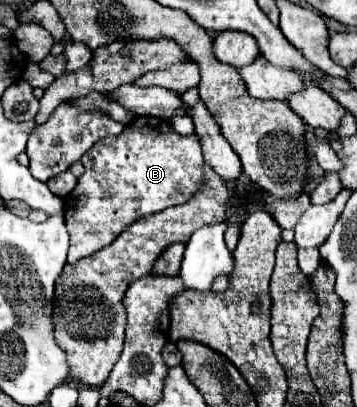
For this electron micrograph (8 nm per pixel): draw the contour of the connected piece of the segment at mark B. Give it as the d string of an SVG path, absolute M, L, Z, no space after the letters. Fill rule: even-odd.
M134 117L120 135L100 139L96 145L92 145L84 153L82 165L84 173L72 193L66 197L64 219L70 233L68 263L76 263L78 259L108 247L124 229L128 229L140 217L186 203L190 197L194 197L194 193L200 191L200 185L204 181L204 157L198 135L180 135L168 121L158 117Z

